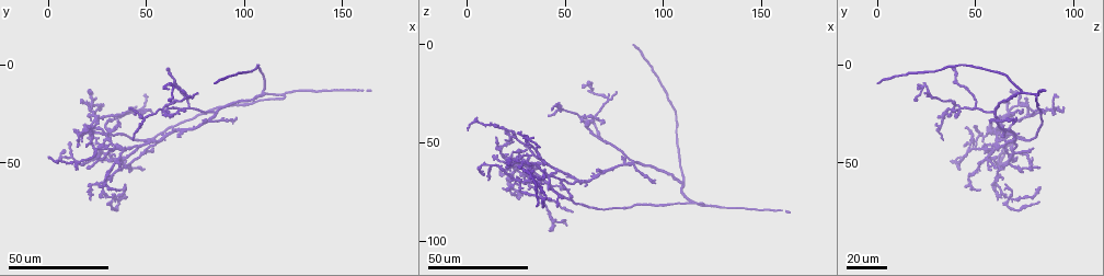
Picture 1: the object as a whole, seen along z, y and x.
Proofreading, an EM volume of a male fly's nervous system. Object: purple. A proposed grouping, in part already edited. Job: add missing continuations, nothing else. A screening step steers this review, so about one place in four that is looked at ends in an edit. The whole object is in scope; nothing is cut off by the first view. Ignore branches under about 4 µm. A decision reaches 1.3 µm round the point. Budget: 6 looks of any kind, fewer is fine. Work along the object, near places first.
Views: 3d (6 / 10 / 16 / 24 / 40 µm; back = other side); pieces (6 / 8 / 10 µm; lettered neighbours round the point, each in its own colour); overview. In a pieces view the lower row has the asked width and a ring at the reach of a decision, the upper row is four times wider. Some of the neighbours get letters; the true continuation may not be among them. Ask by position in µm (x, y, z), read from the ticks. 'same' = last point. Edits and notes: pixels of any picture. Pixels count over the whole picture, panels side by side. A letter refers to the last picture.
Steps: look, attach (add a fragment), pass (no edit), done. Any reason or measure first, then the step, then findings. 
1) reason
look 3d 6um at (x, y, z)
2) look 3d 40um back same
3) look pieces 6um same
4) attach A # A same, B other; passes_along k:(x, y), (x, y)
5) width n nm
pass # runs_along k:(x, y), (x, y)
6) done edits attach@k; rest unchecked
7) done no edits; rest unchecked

tapers out
look 3d 24um at (163, 14, 86)

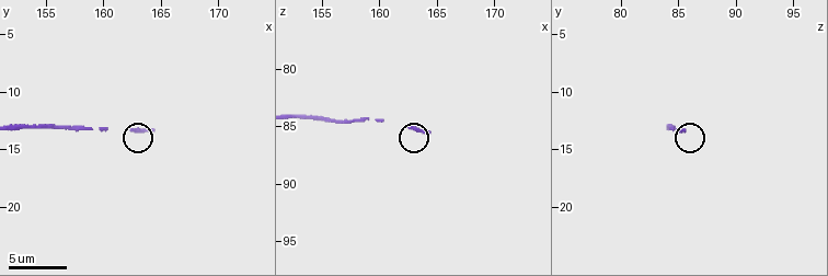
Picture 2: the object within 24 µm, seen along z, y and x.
look pieces 6um at (164.2, 13.4, 85.4)

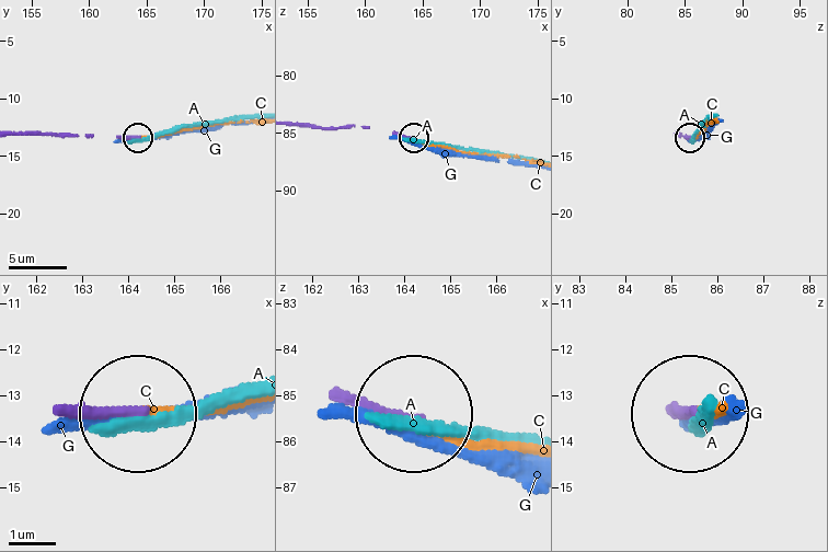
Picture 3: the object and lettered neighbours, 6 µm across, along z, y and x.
attach C # A other, C same, G other; passes_along 3:(85, 135), (147, 138), (194, 126), (255, 121); it goes on there

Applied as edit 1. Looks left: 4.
see it whole again
look overview

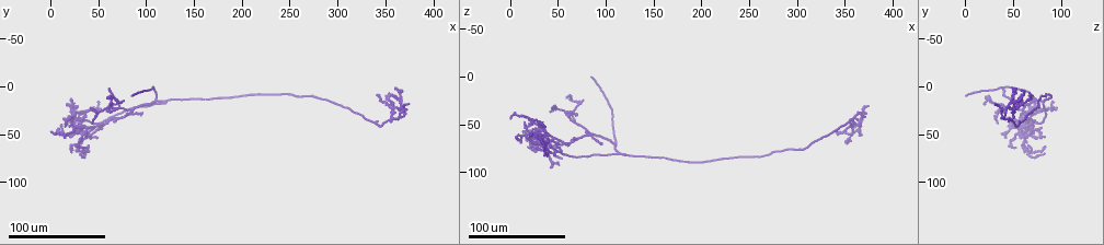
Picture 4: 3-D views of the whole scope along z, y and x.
tapers out
look 3d 40um at (86, 8, 0)

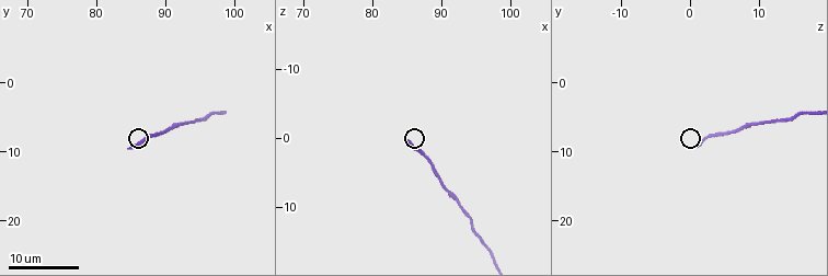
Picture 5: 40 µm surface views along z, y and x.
look pieces 6um at (84.5, 9.5, 0.5)

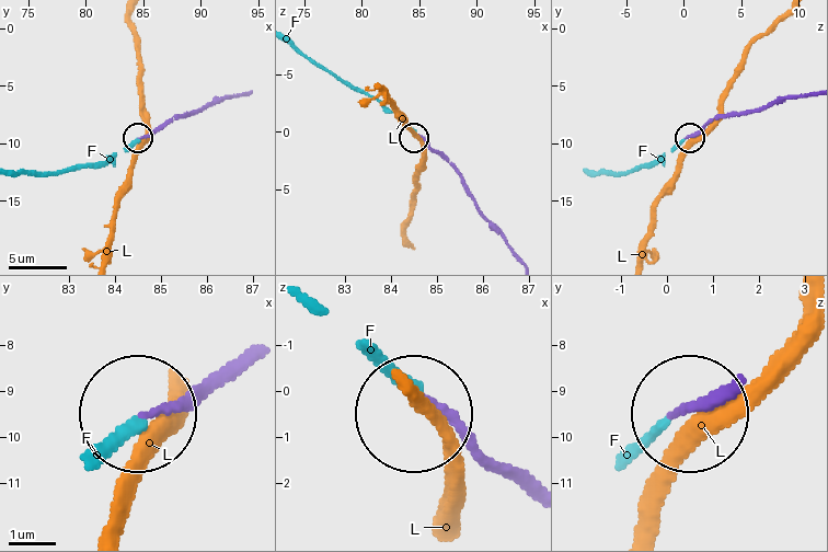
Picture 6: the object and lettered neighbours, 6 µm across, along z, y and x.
attach F # F same, L other; passes_along 6:(225, 364), (95, 453); the neuron continues

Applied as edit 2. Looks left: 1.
done edits attach@3, attach@6; rest unchecked

